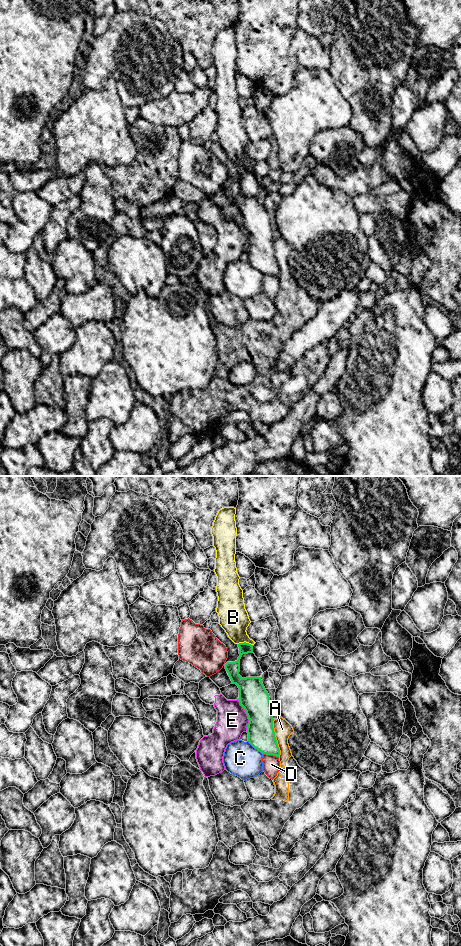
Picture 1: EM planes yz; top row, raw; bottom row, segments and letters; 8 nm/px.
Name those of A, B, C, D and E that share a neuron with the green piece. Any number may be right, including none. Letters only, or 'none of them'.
B

